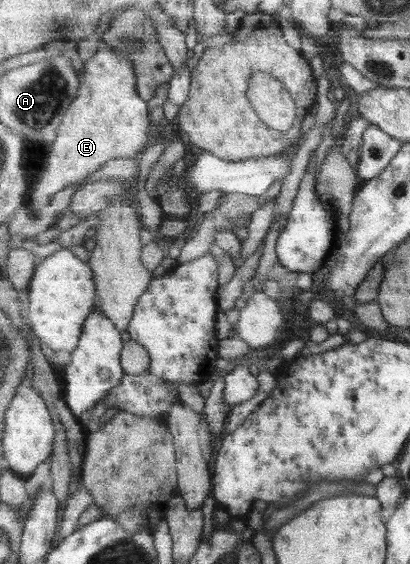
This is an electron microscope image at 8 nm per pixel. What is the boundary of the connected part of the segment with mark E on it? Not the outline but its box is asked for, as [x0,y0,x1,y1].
[29,42,152,210]

